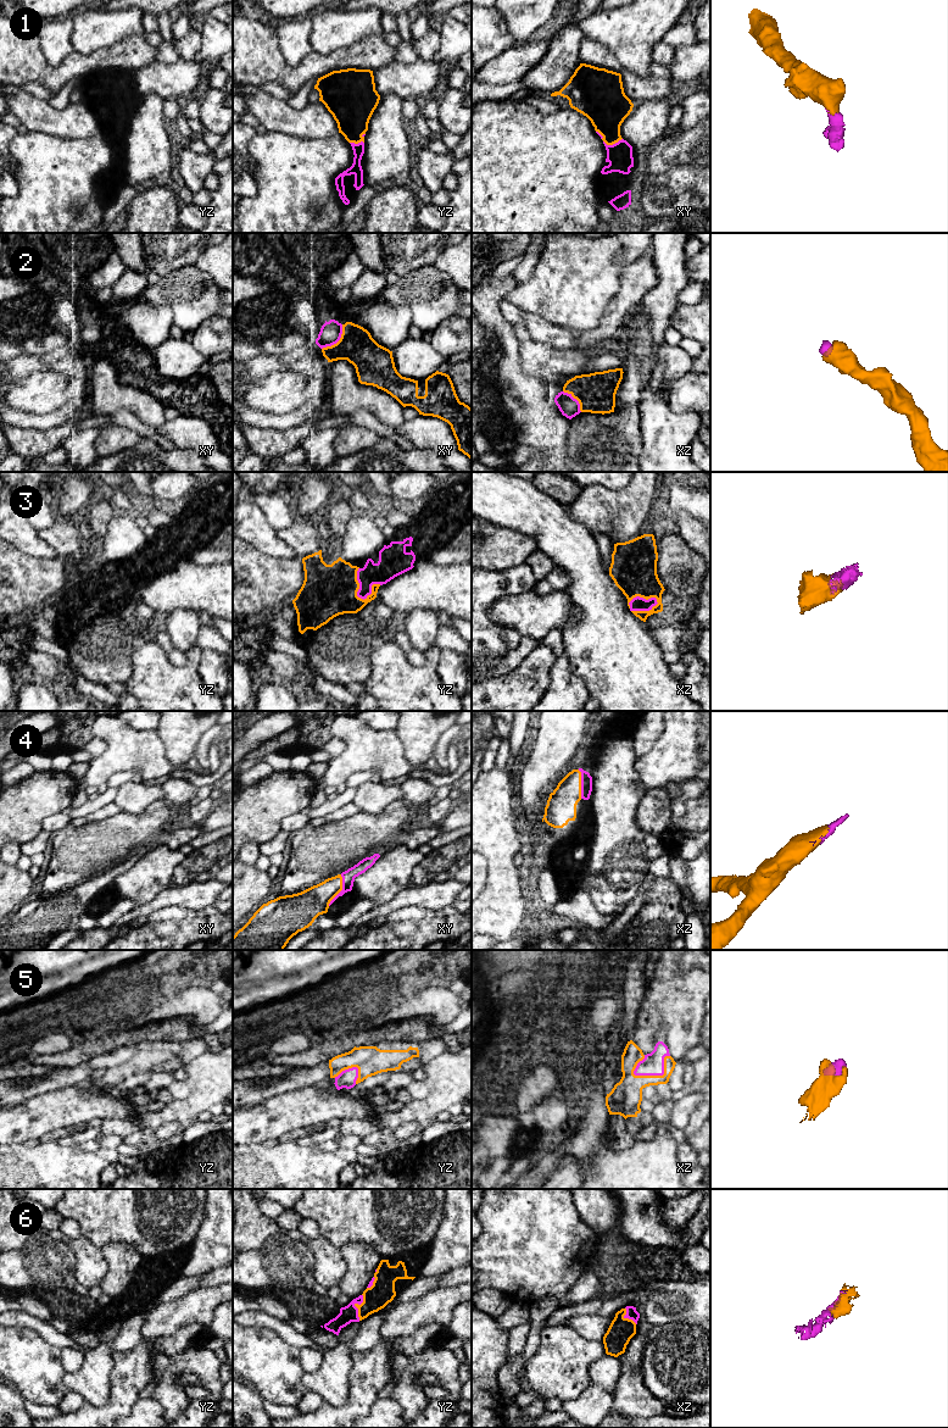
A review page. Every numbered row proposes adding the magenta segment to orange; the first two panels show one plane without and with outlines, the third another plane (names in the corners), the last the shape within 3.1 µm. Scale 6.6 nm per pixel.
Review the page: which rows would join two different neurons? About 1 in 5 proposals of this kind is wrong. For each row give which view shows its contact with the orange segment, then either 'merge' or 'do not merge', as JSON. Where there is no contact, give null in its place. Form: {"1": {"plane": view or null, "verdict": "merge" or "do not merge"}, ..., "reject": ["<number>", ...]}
{"1": {"plane": "xy", "verdict": "merge"}, "2": {"plane": "xy", "verdict": "merge"}, "3": {"plane": "xz", "verdict": "merge"}, "4": {"plane": "xy", "verdict": "merge"}, "5": {"plane": "xz", "verdict": "merge"}, "6": {"plane": "yz", "verdict": "merge"}, "reject": []}

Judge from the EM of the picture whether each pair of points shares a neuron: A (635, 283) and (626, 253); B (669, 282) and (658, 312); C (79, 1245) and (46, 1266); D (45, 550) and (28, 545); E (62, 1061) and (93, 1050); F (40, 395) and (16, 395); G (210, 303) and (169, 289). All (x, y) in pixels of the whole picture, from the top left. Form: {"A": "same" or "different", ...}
{"A": "different", "B": "same", "C": "different", "D": "same", "E": "same", "F": "same", "G": "same"}

